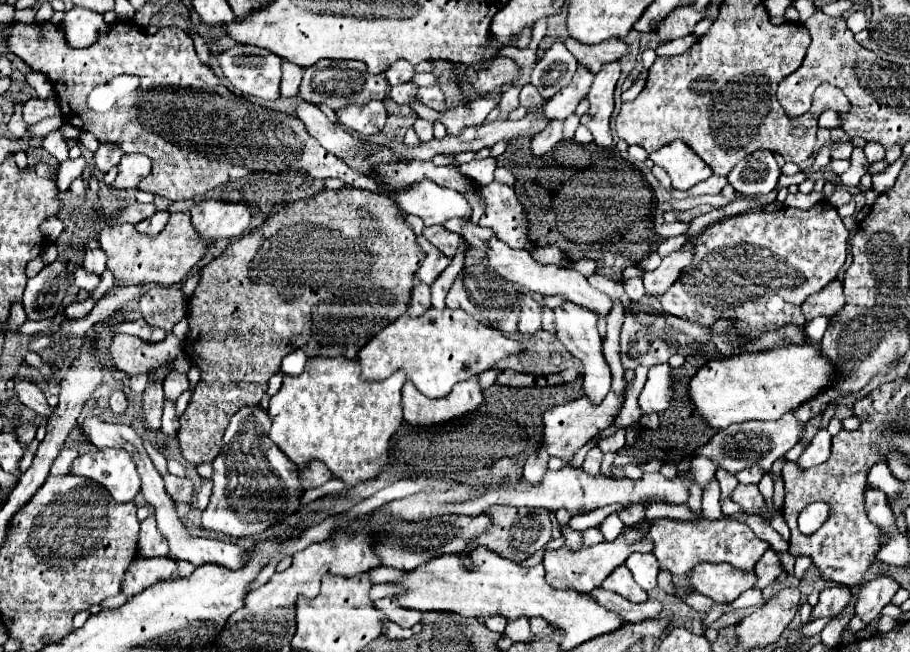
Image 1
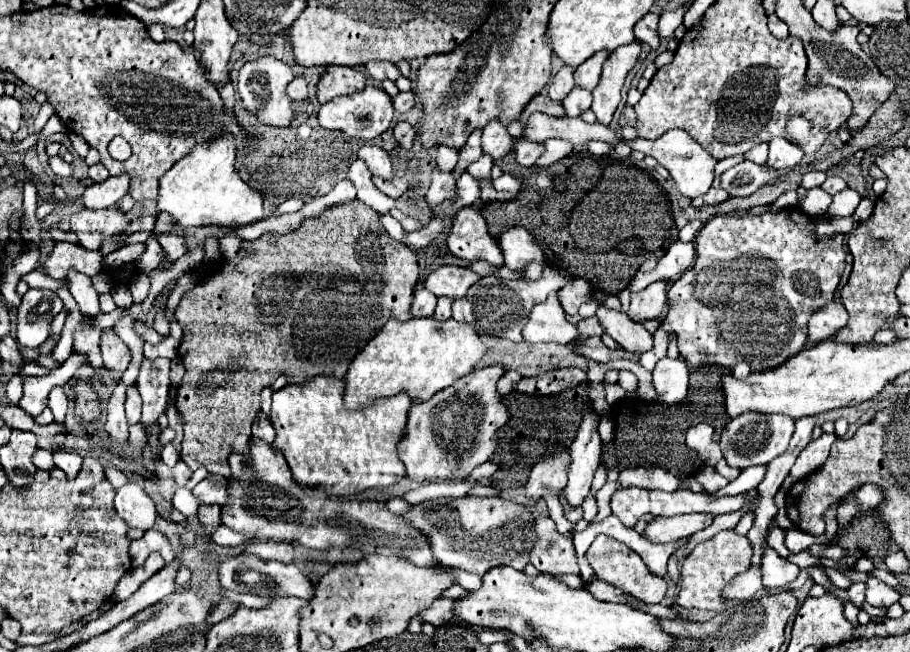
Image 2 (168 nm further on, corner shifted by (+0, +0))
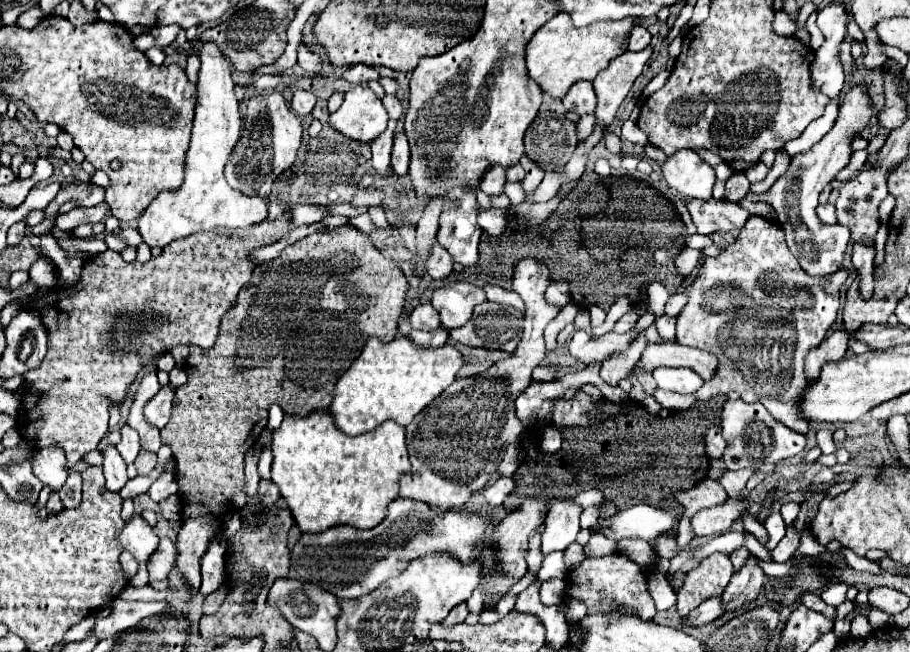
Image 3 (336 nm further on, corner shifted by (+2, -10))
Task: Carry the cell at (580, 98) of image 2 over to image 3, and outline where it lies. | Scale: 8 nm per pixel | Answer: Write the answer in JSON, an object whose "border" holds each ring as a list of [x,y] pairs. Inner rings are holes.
{"border":[[[593,113],[581,115],[579,121],[577,121],[577,139],[579,141],[585,141],[591,135],[593,127],[595,127],[595,115]]]}

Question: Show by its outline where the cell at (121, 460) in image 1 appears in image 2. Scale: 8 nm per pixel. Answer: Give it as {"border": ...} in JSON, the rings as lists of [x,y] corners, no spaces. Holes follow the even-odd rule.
{"border":[[[131,479],[117,491],[115,511],[129,525],[129,529],[141,529],[143,533],[155,525],[157,517],[157,509],[151,497],[143,491],[141,483],[133,483]]]}

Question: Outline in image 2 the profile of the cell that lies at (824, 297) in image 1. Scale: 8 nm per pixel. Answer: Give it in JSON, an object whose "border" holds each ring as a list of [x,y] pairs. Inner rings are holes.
{"border":[[[831,301],[823,311],[817,311],[815,317],[811,317],[809,321],[809,337],[805,347],[817,345],[825,339],[835,337],[835,333],[839,329],[843,329],[847,325],[847,311],[841,303]]]}

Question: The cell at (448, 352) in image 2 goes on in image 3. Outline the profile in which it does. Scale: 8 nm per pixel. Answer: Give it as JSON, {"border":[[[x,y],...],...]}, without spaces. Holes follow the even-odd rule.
{"border":[[[397,335],[391,343],[383,343],[377,337],[369,339],[359,359],[337,381],[335,399],[329,411],[335,415],[337,427],[349,435],[371,431],[387,419],[409,425],[421,409],[425,409],[457,379],[457,371],[463,363],[463,353],[449,343],[435,349],[417,347],[403,335]]]}

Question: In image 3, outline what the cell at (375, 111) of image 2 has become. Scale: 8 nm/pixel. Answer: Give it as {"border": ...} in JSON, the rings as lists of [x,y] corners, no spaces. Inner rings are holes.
{"border":[[[357,85],[349,89],[345,93],[343,105],[329,117],[329,125],[335,131],[365,145],[377,139],[385,131],[387,123],[387,109],[367,85]]]}

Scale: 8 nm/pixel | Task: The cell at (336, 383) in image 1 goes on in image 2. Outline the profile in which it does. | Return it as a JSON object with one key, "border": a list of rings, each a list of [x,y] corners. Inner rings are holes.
{"border":[[[319,375],[319,379],[307,381],[303,385],[287,385],[275,391],[271,405],[271,423],[277,437],[273,441],[273,449],[283,453],[293,481],[299,483],[303,489],[321,487],[329,497],[353,497],[369,489],[379,493],[389,491],[391,485],[399,483],[405,477],[405,467],[397,459],[397,443],[403,439],[405,433],[411,399],[399,393],[391,399],[379,399],[379,403],[373,403],[363,411],[347,411],[343,407],[343,391],[345,381],[327,379],[325,375]]]}

